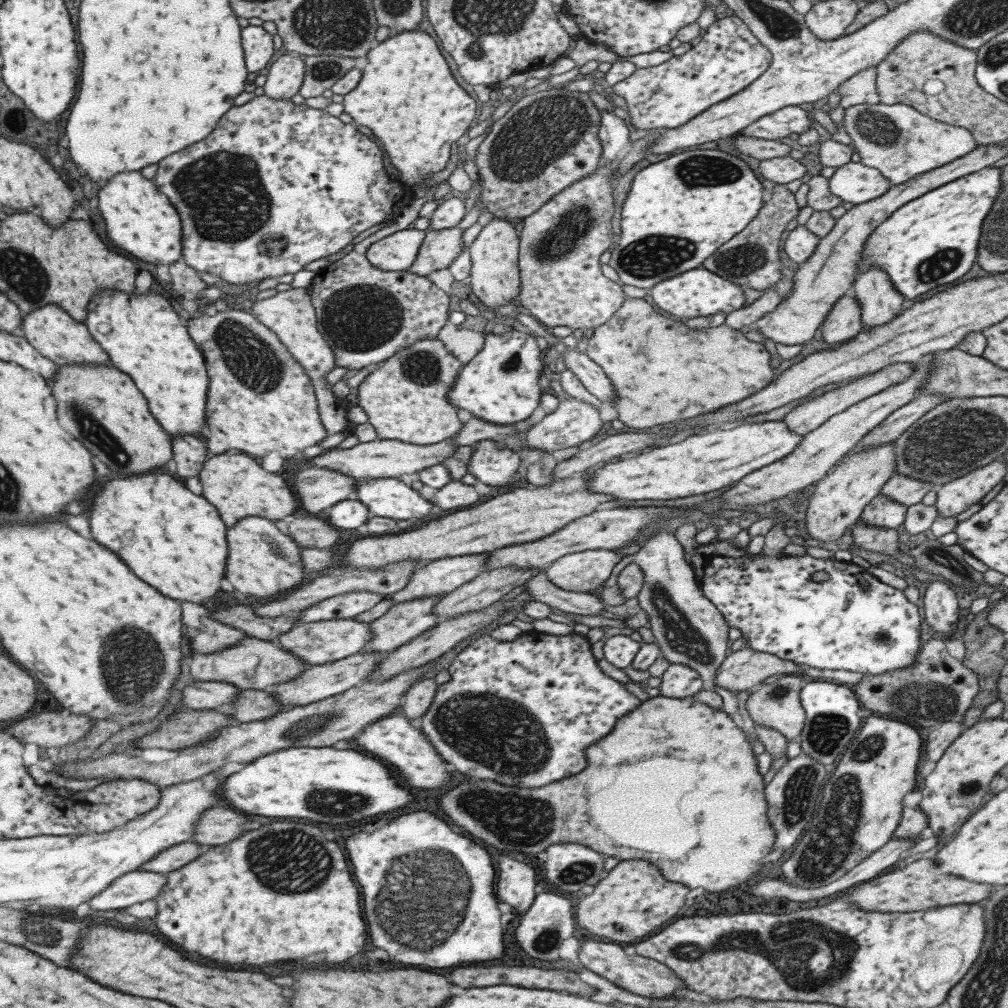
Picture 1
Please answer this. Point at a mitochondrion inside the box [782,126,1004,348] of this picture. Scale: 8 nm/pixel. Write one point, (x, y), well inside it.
(940, 263)

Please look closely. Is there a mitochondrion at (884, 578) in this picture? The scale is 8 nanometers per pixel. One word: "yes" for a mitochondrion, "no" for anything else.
no

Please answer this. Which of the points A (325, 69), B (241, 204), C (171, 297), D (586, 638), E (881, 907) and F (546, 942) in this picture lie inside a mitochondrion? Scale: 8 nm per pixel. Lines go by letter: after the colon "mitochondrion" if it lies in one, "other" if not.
A: mitochondrion
B: mitochondrion
C: other
D: other
E: other
F: mitochondrion

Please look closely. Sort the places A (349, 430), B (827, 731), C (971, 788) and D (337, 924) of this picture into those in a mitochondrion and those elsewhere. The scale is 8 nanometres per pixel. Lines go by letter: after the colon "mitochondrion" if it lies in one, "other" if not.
A: other
B: mitochondrion
C: mitochondrion
D: other

